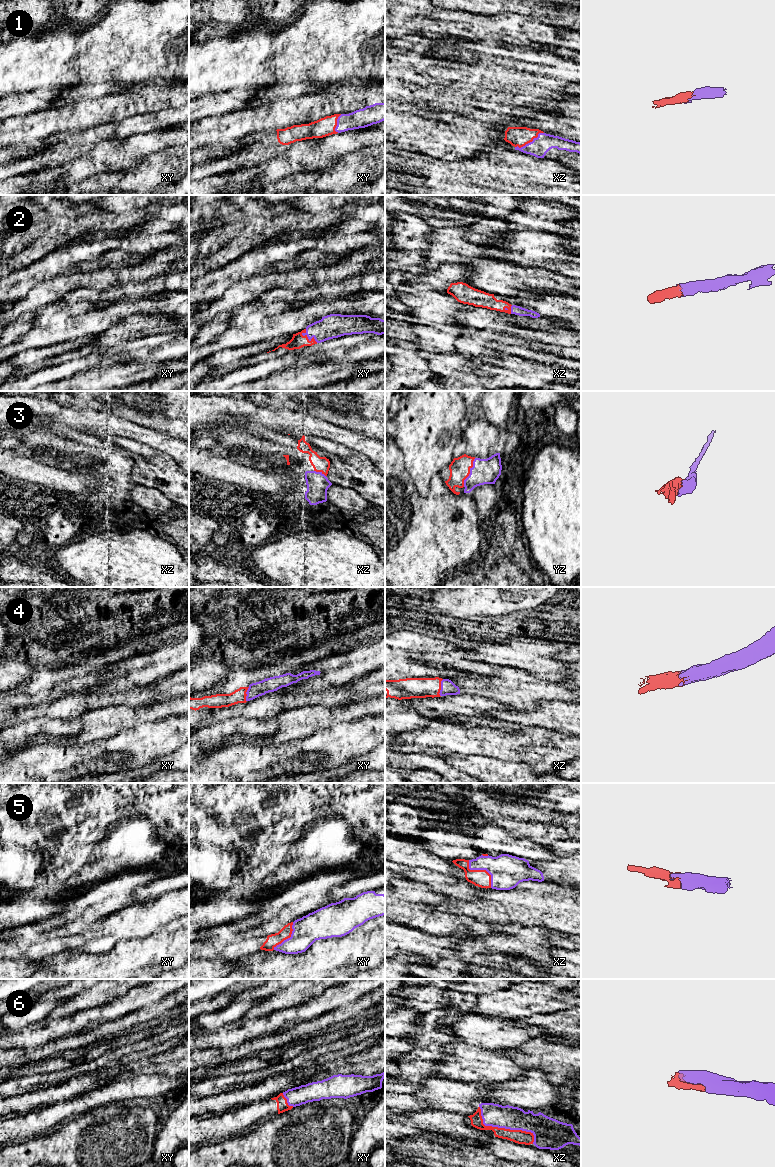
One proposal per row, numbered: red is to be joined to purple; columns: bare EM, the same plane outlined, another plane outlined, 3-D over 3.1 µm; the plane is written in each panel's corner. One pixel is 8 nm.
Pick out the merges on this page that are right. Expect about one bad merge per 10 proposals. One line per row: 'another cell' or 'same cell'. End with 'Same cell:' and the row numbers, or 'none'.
1: same cell
2: same cell
3: same cell
4: same cell
5: same cell
6: same cell
Same cell: 1, 2, 3, 4, 5, 6

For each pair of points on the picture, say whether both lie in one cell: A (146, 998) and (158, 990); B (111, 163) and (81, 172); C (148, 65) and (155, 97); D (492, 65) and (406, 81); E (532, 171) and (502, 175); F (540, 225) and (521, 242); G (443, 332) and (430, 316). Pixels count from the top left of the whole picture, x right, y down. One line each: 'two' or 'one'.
A: one
B: one
C: two
D: one
E: one
F: two
G: two

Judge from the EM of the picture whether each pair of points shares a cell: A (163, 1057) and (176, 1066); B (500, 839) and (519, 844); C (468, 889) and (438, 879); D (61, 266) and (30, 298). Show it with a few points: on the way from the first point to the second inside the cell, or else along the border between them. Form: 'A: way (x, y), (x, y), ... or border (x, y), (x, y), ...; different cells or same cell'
A: border (178, 1058), (146, 1066); different cells
B: way (505, 844), (514, 844); same cell
C: way (461, 889), (445, 884); same cell
D: border (69, 273), (57, 275), (38, 283), (27, 293); different cells

